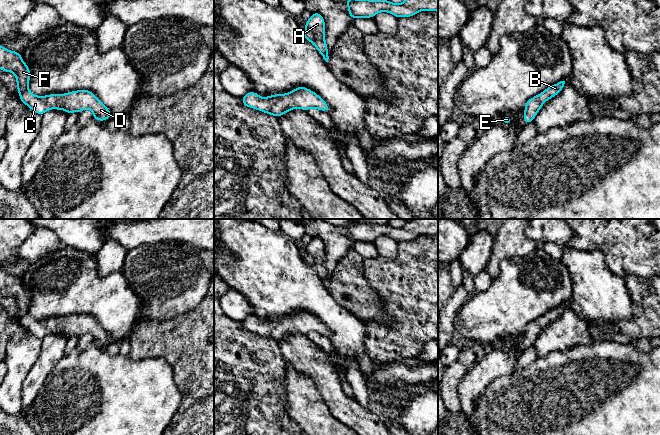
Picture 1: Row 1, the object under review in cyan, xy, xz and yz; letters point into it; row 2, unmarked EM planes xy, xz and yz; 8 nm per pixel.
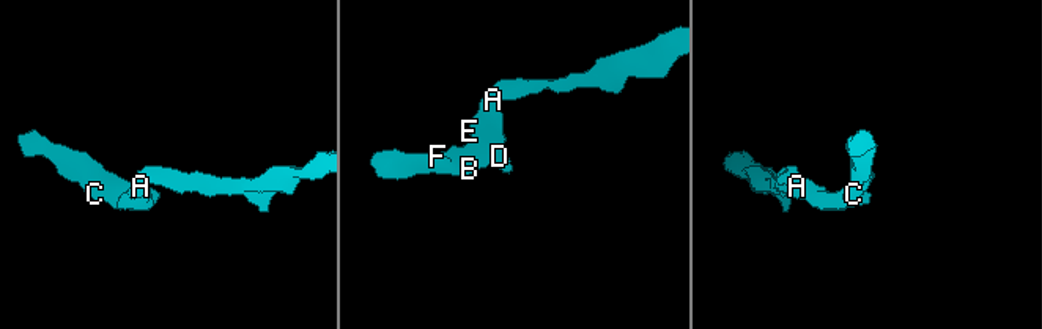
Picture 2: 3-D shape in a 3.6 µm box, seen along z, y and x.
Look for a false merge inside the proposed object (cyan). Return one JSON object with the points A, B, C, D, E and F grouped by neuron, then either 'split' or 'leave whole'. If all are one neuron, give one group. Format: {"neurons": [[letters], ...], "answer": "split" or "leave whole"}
{"neurons": [["A", "B", "C", "D", "E", "F"]], "answer": "leave whole"}

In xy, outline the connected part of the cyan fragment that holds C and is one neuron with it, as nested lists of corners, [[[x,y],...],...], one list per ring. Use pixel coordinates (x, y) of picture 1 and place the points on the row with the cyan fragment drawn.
[[[1,45],[0,69],[15,75],[21,102],[40,116],[51,109],[66,111],[68,115],[89,109],[93,112],[93,119],[106,121],[112,114],[94,93],[86,89],[64,94],[34,95],[28,87],[31,73],[27,64],[23,61],[21,53],[7,50]]]

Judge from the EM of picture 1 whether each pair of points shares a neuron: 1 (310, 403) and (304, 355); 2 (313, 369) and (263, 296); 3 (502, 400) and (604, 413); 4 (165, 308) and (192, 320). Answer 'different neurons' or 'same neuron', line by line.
1: different neurons
2: different neurons
3: same neuron
4: different neurons

